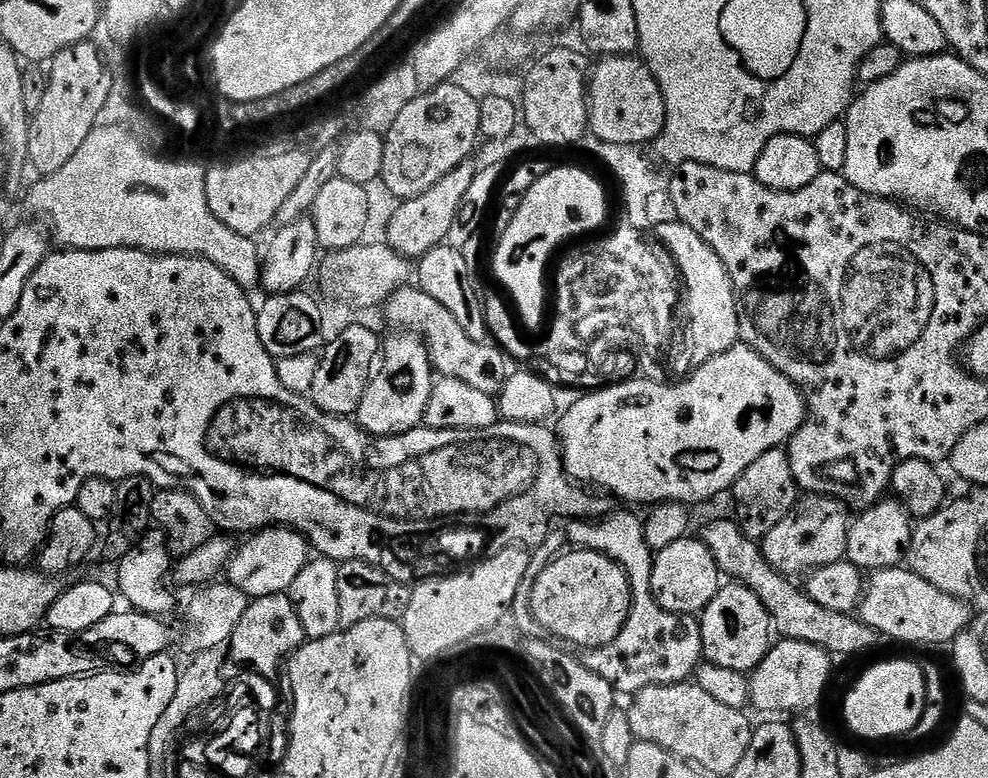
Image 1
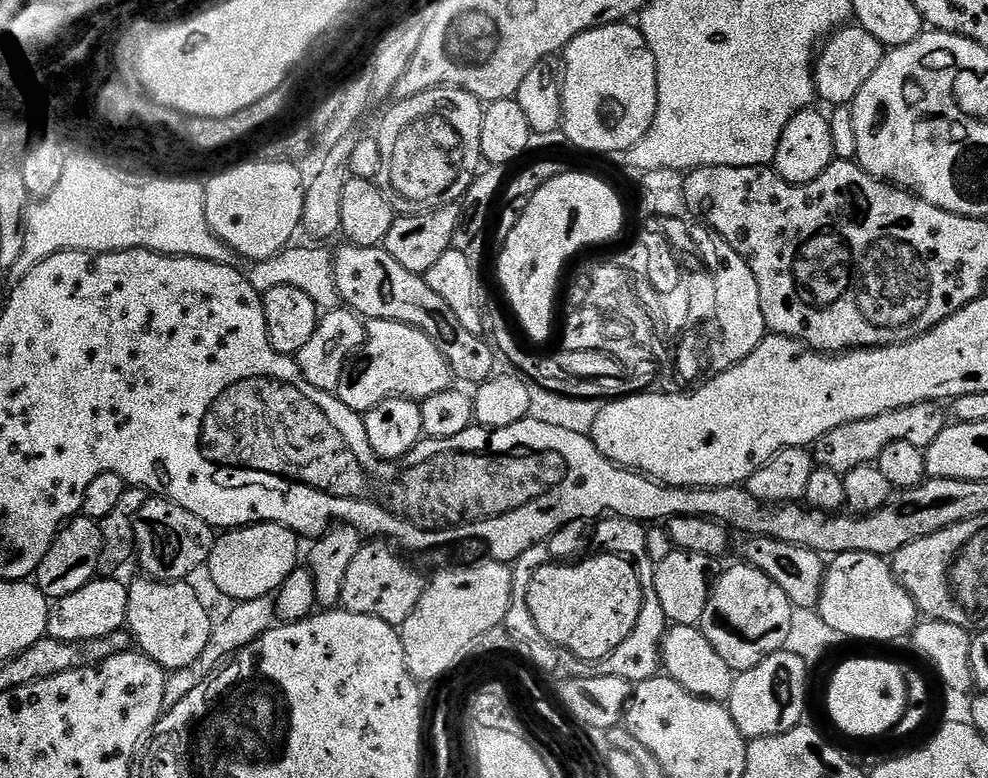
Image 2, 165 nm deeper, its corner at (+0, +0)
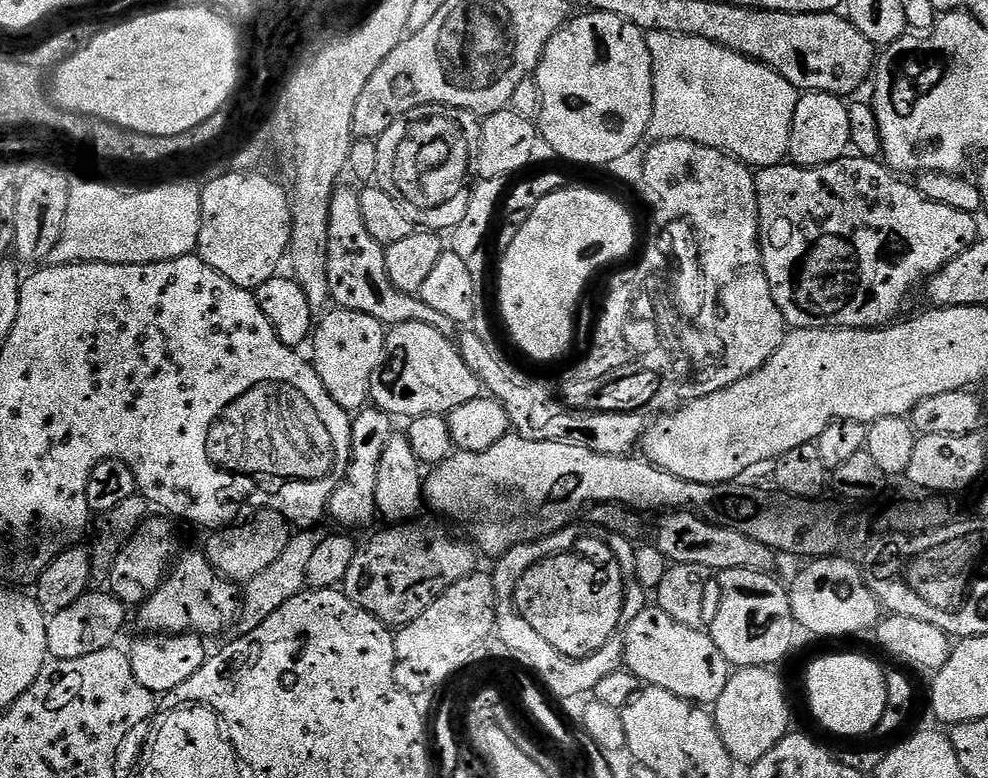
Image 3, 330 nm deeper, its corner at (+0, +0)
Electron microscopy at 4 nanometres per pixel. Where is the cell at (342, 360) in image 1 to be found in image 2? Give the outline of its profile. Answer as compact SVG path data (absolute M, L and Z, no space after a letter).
M370 320L366 324L366 339L358 359L344 369L335 395L350 406L352 412L363 414L379 406L383 400L403 398L423 402L434 394L445 392L453 384L452 367L426 334L402 322Z

